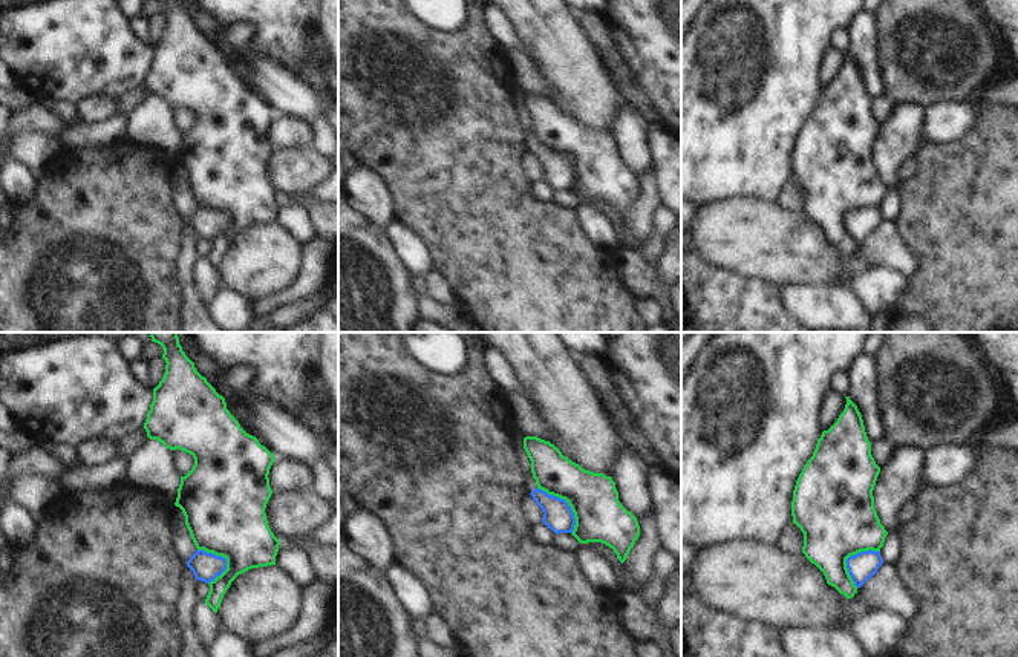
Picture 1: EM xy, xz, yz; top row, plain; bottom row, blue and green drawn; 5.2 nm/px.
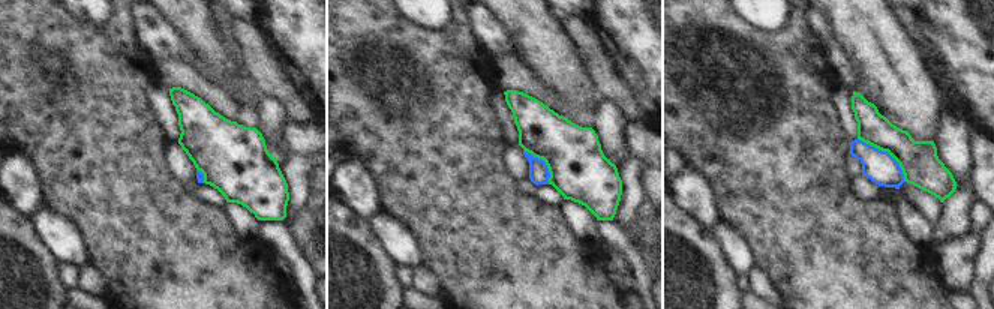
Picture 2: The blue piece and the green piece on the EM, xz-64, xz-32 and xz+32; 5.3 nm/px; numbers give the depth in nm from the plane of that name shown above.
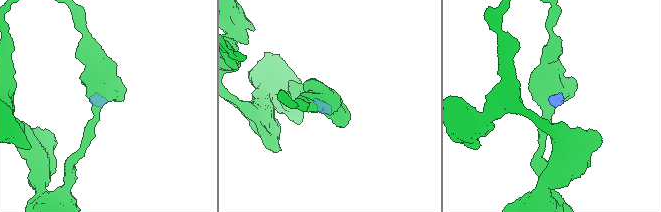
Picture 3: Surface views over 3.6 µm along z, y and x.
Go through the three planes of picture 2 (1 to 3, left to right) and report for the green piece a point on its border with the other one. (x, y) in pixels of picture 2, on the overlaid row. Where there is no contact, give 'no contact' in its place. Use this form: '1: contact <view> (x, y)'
1: contact xz-64 (203, 176)
2: contact xz-32 (544, 162)
3: contact xz+32 (886, 152)

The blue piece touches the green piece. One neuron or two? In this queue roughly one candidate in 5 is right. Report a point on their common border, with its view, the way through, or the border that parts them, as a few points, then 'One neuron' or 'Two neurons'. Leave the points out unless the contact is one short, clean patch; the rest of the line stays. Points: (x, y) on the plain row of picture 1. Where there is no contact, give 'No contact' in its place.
Touches blue at yz (848, 215). Boundary: yz (879, 207), (861, 207), (847, 216), (847, 228), (856, 244). Two neurons.

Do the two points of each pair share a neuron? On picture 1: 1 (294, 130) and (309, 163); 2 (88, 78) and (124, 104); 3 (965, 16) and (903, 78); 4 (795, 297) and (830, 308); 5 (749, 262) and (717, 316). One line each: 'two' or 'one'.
1: two
2: two
3: one
4: one
5: two

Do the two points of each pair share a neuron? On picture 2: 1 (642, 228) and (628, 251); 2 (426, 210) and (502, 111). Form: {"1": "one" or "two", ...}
{"1": "two", "2": "two"}

